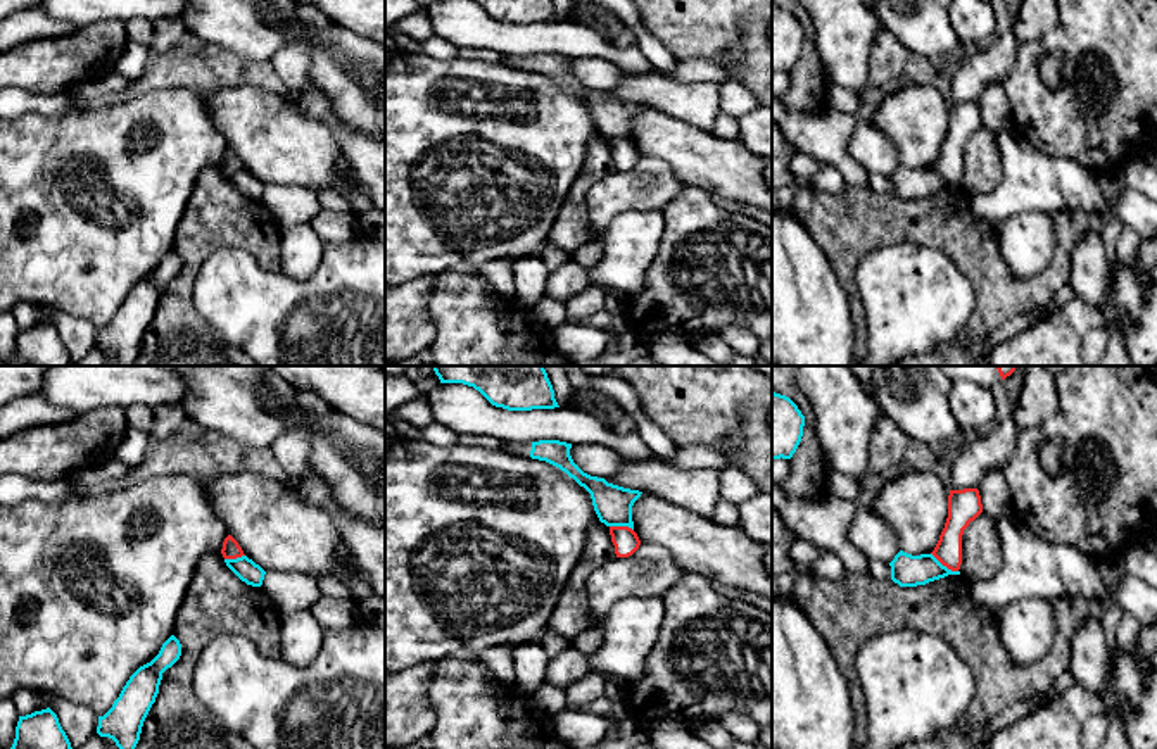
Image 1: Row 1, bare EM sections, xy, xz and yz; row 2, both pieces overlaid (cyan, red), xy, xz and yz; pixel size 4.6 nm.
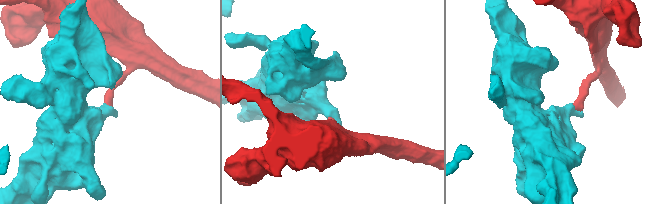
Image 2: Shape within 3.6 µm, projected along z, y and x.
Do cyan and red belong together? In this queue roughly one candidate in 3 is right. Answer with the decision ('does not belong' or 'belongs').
does not belong

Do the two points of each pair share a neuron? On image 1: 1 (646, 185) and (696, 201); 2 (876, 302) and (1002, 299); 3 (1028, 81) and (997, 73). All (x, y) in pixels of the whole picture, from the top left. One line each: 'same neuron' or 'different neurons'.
1: different neurons
2: different neurons
3: different neurons

